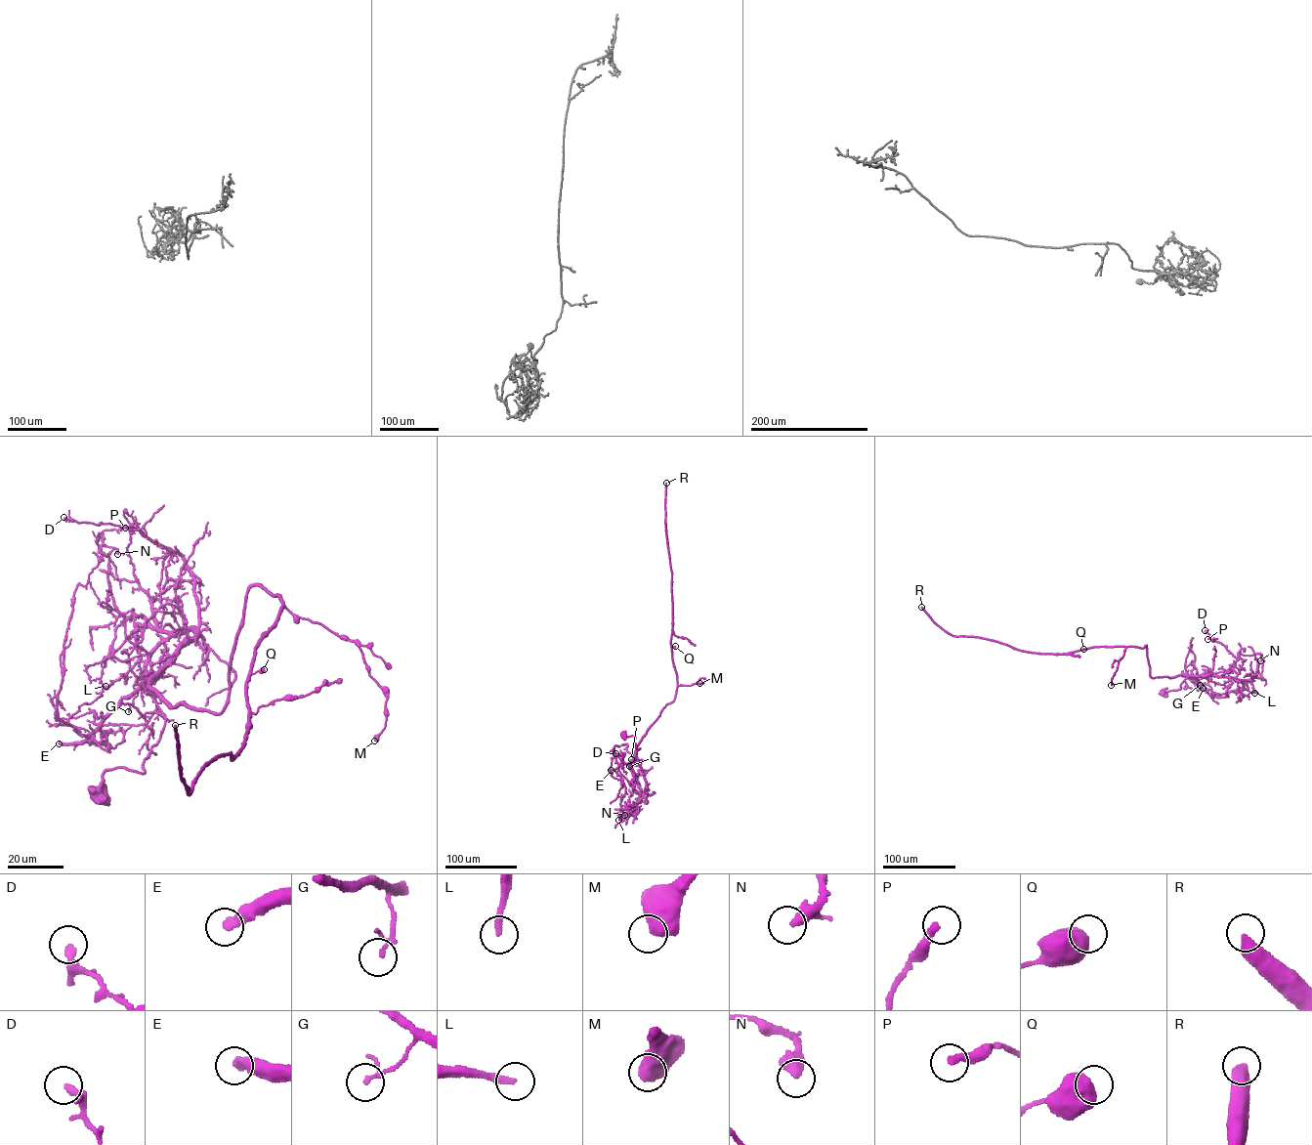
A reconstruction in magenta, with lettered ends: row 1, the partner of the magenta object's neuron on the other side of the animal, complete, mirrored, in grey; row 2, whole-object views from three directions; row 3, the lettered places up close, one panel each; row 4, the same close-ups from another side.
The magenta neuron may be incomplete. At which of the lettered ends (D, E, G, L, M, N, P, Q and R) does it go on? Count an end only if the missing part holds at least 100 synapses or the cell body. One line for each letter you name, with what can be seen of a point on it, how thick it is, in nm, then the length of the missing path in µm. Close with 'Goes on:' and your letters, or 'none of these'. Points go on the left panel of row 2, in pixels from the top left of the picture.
E: Place: (59, 743). Thickness 400 nm. Missing length about 140 µm
R: Place: (175, 725). Thickness 480 nm. Missing length about 300 µm
Goes on: E, R

